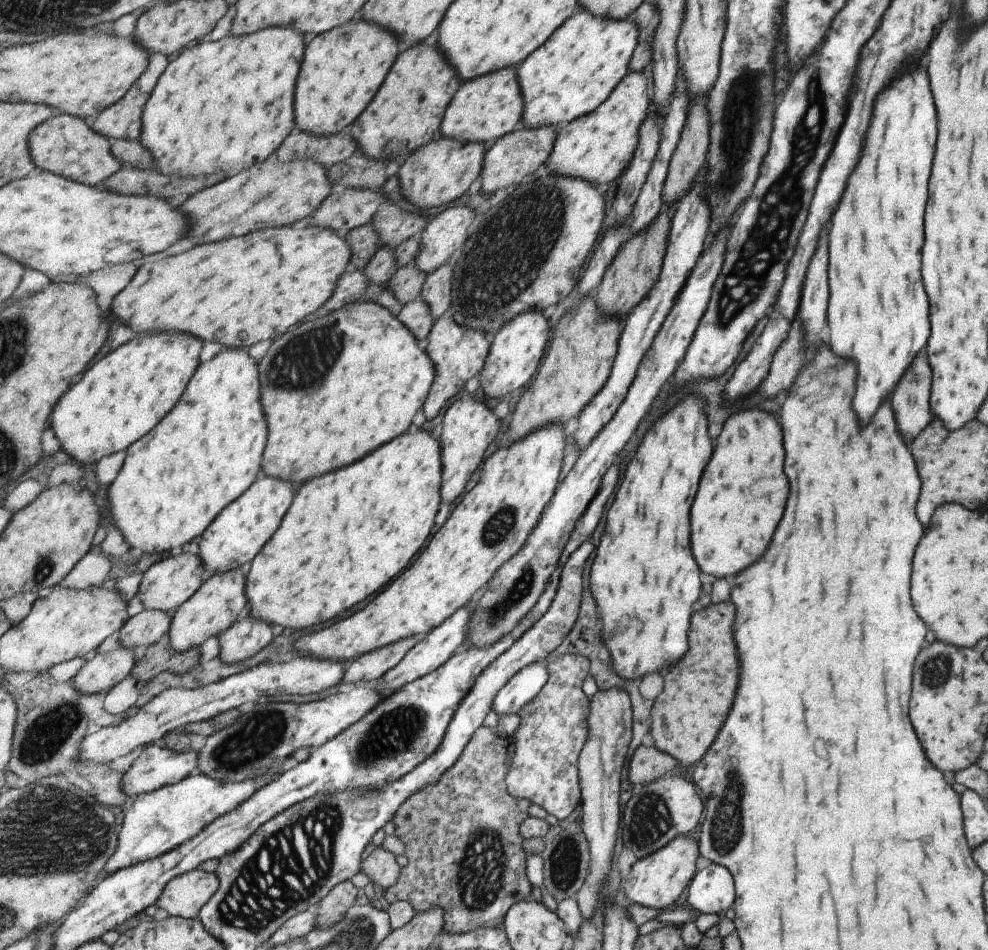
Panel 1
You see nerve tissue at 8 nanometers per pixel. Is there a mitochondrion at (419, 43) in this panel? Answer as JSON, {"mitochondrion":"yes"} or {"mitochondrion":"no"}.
{"mitochondrion":"no"}

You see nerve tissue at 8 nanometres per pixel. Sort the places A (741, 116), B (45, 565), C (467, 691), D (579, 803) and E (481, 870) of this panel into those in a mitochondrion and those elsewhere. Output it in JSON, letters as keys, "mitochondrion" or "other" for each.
{"A":"mitochondrion","B":"mitochondrion","C":"other","D":"other","E":"mitochondrion"}

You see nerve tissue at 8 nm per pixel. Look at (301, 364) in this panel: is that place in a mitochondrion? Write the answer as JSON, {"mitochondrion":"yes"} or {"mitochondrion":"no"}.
{"mitochondrion":"yes"}

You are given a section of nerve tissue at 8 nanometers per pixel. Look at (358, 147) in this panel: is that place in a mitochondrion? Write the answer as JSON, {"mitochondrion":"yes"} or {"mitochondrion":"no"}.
{"mitochondrion":"no"}

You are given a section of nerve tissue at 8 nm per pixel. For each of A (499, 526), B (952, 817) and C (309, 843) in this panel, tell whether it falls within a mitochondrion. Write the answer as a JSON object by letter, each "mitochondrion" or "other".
{"A":"mitochondrion","B":"other","C":"mitochondrion"}

